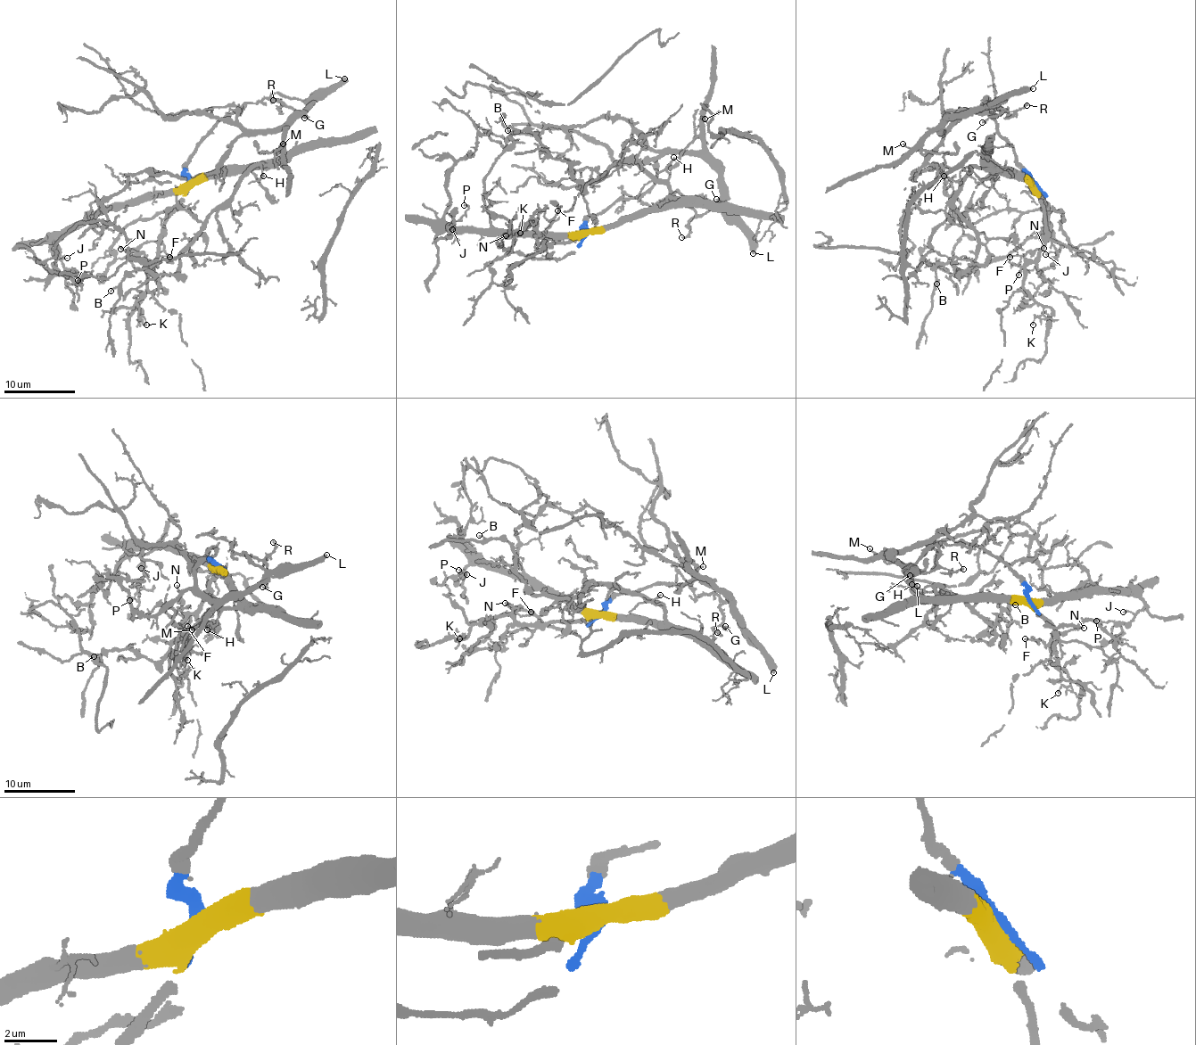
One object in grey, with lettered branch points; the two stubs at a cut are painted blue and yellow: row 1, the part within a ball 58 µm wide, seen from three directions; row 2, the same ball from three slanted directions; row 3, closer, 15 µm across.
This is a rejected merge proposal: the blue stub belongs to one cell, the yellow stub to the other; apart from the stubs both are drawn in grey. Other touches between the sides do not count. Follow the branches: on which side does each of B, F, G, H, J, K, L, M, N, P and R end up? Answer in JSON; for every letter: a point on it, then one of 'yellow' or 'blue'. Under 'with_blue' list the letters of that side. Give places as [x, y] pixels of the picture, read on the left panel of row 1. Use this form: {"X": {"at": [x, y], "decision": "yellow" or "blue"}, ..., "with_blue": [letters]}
{"B": {"at": [111, 291], "decision": "yellow"}, "F": {"at": [169, 257], "decision": "yellow"}, "G": {"at": [304, 118], "decision": "blue"}, "H": {"at": [263, 176], "decision": "yellow"}, "J": {"at": [67, 258], "decision": "yellow"}, "K": {"at": [146, 325], "decision": "yellow"}, "L": {"at": [344, 78], "decision": "blue"}, "M": {"at": [283, 143], "decision": "blue"}, "N": {"at": [120, 249], "decision": "yellow"}, "P": {"at": [78, 280], "decision": "yellow"}, "R": {"at": [273, 100], "decision": "blue"}, "with_blue": ["G", "L", "M", "R"]}

